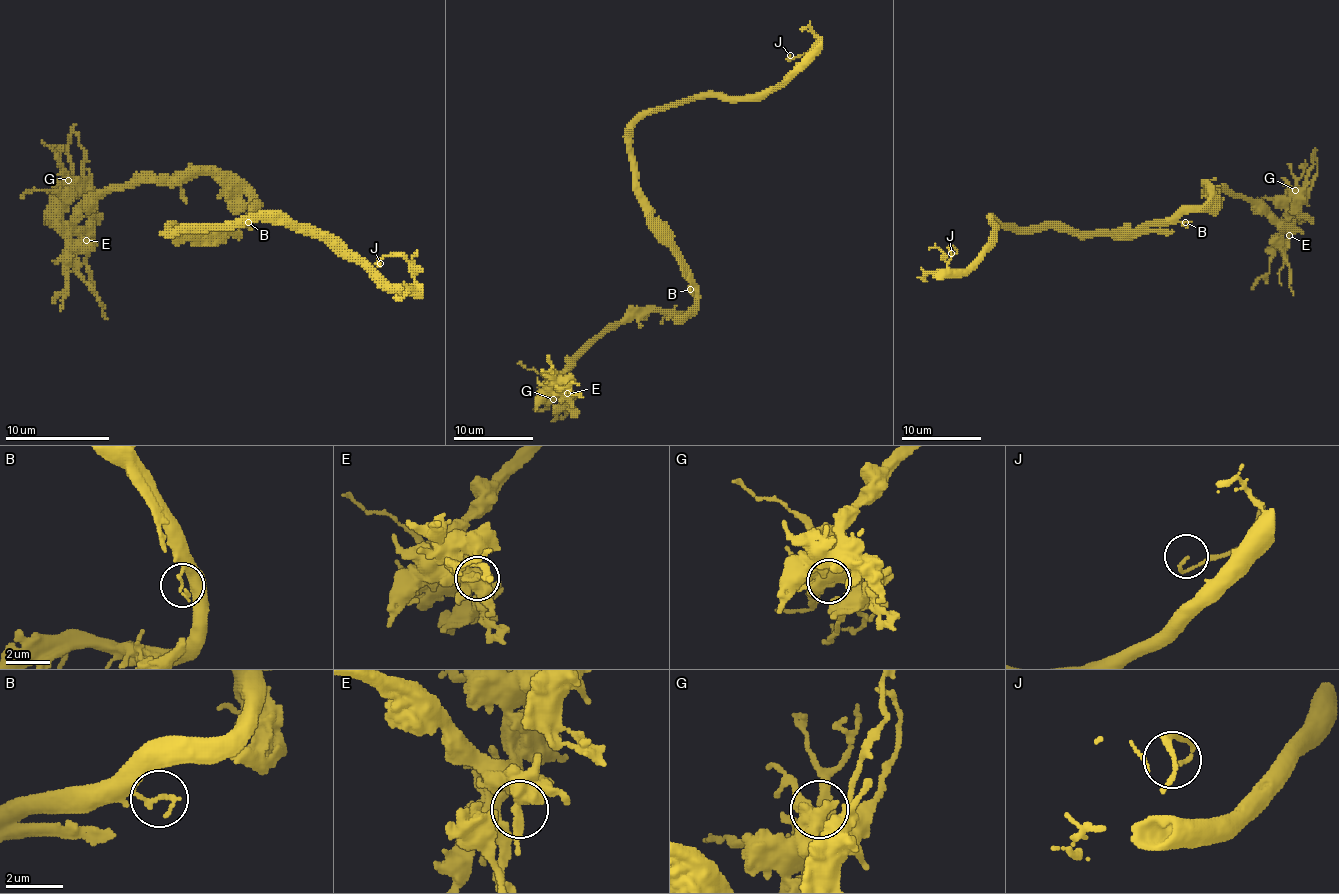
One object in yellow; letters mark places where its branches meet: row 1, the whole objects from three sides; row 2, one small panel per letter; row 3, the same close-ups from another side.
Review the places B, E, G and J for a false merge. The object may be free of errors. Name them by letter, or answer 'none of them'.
B

